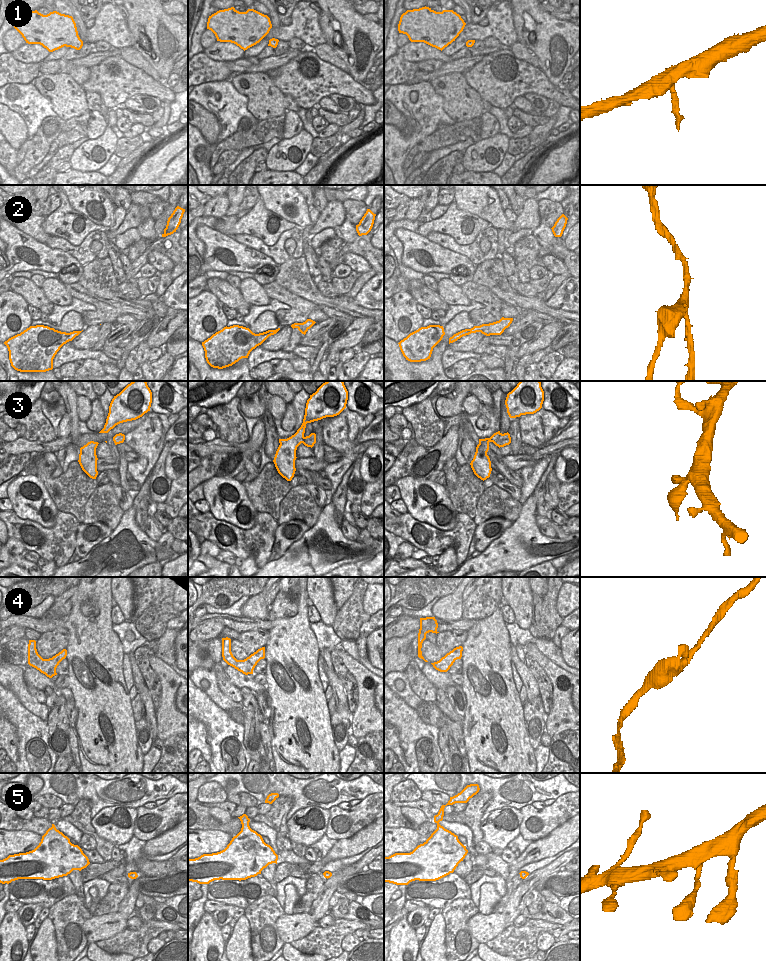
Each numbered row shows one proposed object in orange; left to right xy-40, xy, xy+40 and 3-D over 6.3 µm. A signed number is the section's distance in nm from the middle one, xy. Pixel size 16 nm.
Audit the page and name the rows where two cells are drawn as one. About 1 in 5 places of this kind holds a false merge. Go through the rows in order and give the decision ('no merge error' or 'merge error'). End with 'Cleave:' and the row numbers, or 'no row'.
1: no merge error
2: no merge error
3: no merge error
4: no merge error
5: no merge error
Cleave: no row

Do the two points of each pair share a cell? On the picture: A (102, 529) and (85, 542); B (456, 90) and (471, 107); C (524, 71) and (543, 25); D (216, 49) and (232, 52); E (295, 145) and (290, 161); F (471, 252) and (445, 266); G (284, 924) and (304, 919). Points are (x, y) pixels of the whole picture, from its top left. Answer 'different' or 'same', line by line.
A: same
B: same
C: different
D: same
E: same
F: different
G: same

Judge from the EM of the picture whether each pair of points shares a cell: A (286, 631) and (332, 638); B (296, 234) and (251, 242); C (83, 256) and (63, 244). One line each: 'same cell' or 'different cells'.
A: different cells
B: same cell
C: same cell

